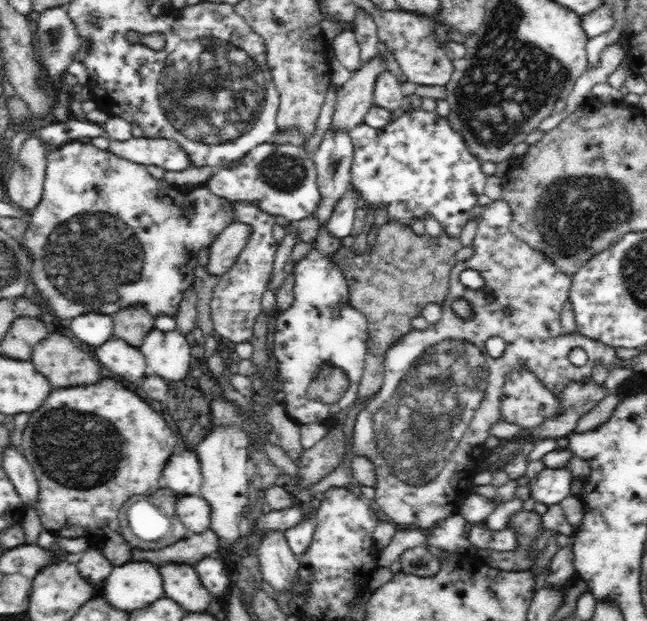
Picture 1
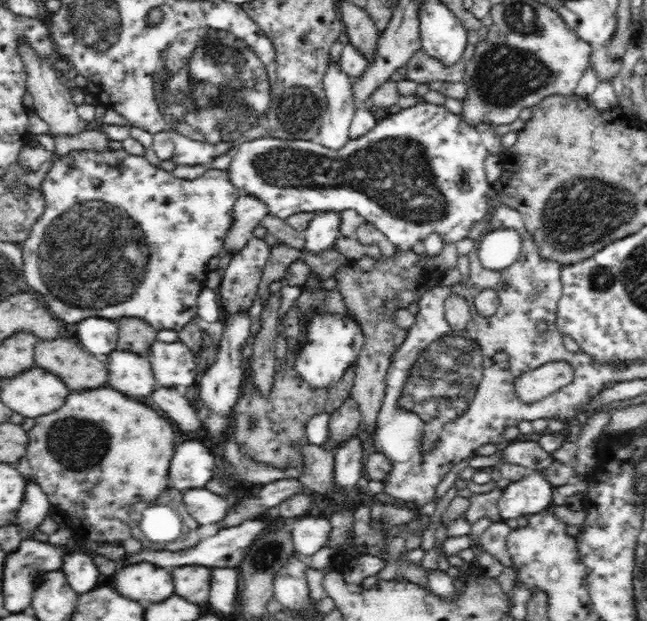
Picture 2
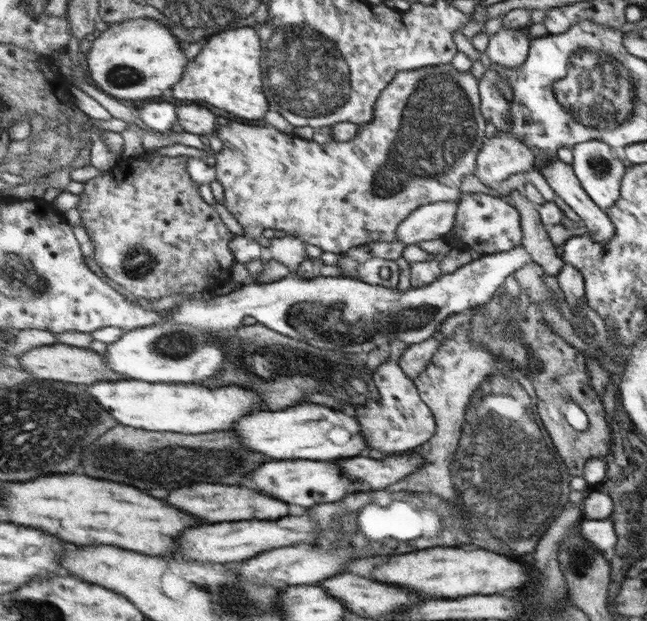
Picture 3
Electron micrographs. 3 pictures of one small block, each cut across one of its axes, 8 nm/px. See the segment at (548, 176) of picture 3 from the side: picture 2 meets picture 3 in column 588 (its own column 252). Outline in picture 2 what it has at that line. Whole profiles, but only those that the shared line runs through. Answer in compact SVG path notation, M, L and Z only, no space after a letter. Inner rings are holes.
M245 192L241 193L235 202L234 221L227 232L222 252L235 255L253 238L252 231L268 213L268 207L261 200Z

